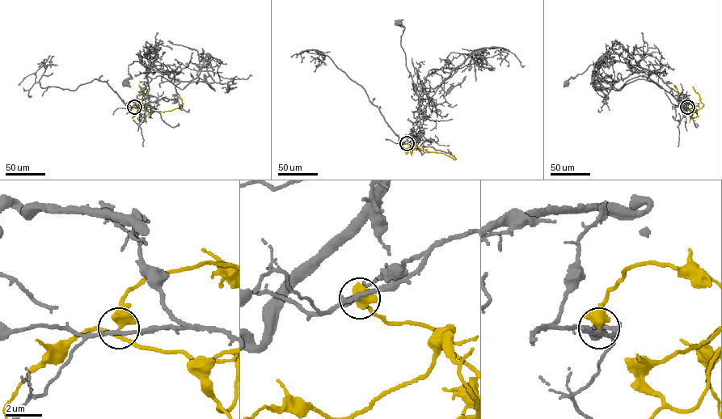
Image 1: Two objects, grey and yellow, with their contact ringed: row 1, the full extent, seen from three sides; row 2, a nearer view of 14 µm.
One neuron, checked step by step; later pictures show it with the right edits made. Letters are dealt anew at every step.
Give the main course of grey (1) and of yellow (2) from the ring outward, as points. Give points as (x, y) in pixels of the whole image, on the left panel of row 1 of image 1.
1: (134, 107), (145, 111), (149, 102), (146, 69), (137, 61), (129, 65), (128, 74), (132, 77), (124, 83)
2: (134, 107), (141, 104), (149, 112), (179, 108), (183, 103), (175, 86)

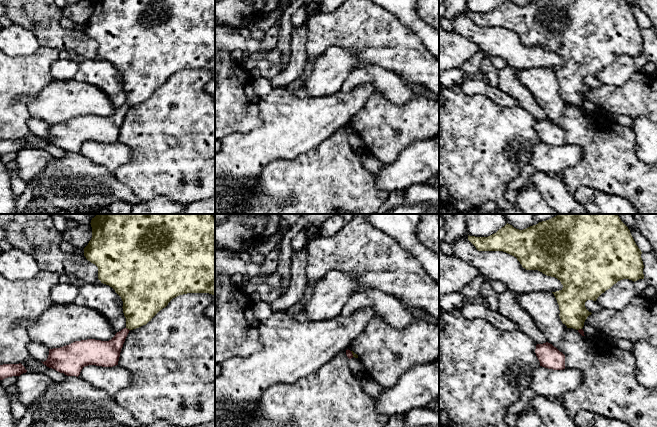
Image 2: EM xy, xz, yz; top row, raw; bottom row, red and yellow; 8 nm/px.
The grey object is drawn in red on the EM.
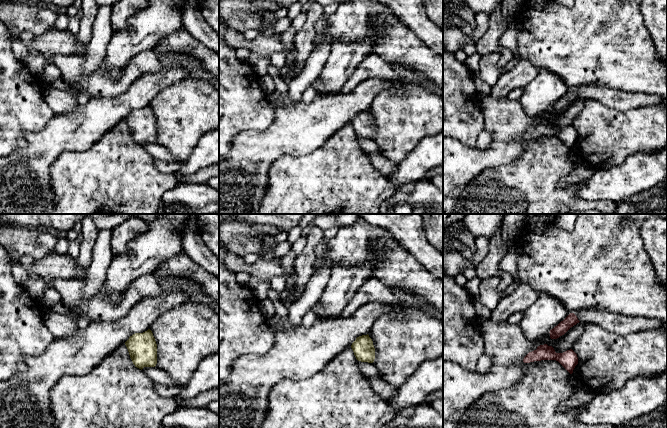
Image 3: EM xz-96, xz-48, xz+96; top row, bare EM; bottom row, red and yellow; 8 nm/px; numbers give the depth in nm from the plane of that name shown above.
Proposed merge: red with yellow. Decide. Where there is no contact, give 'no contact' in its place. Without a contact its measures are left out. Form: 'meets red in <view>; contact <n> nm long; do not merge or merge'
meets red in xy; contact 40 nm long; do not merge

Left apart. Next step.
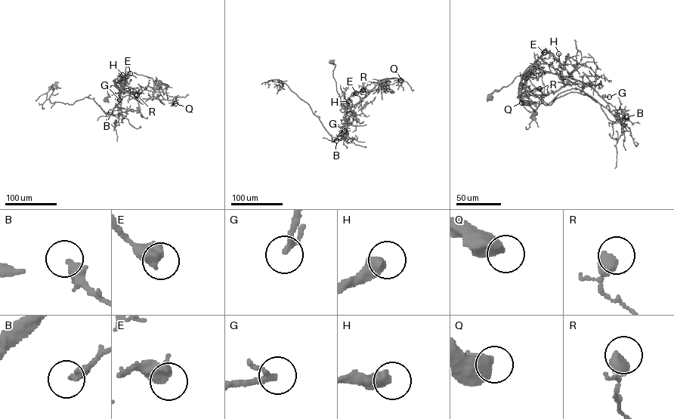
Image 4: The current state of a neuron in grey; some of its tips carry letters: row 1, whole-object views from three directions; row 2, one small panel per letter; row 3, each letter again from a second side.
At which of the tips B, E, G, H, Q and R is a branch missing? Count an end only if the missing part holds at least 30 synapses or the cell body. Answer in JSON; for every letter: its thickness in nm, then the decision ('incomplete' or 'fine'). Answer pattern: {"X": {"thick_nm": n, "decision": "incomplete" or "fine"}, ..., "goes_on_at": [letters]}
{"B": {"thick_nm": 340, "decision": "fine"}, "E": {"thick_nm": 600, "decision": "fine"}, "G": {"thick_nm": 170, "decision": "incomplete"}, "H": {"thick_nm": 500, "decision": "incomplete"}, "Q": {"thick_nm": 600, "decision": "fine"}, "R": {"thick_nm": 360, "decision": "fine"}, "goes_on_at": ["G", "H"]}

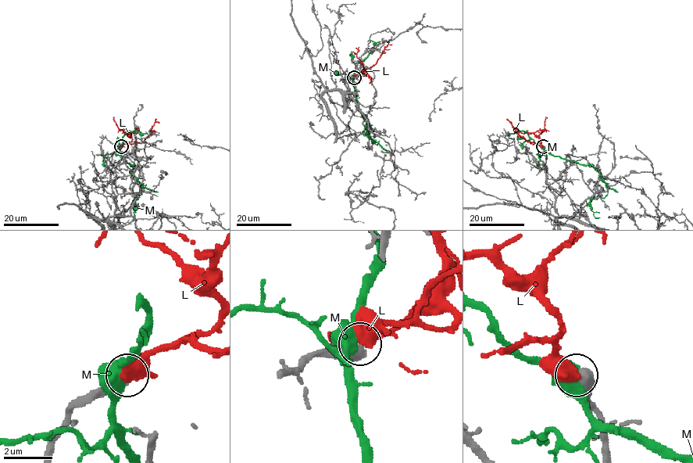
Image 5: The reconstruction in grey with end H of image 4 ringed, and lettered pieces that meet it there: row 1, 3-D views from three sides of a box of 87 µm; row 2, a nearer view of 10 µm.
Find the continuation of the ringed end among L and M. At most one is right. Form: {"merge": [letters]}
{"merge": ["L"]}

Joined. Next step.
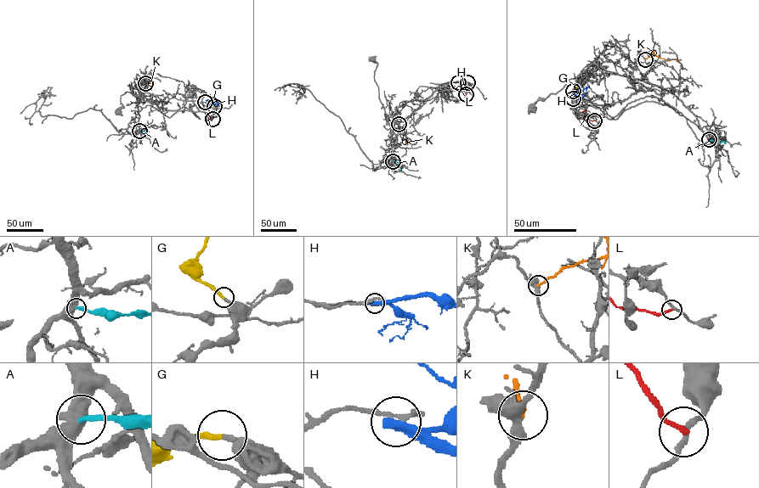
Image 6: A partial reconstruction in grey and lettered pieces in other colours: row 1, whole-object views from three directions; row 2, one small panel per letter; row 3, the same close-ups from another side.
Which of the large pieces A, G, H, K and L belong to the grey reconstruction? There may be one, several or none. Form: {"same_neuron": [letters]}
{"same_neuron": ["G"]}

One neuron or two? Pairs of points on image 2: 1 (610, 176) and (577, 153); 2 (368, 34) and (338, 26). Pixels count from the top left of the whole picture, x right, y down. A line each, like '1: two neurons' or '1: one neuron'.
1: two neurons
2: one neuron

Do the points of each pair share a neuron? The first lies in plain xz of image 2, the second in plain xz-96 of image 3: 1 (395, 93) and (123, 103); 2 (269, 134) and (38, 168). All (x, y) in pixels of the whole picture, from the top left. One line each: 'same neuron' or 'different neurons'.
1: different neurons
2: same neuron

